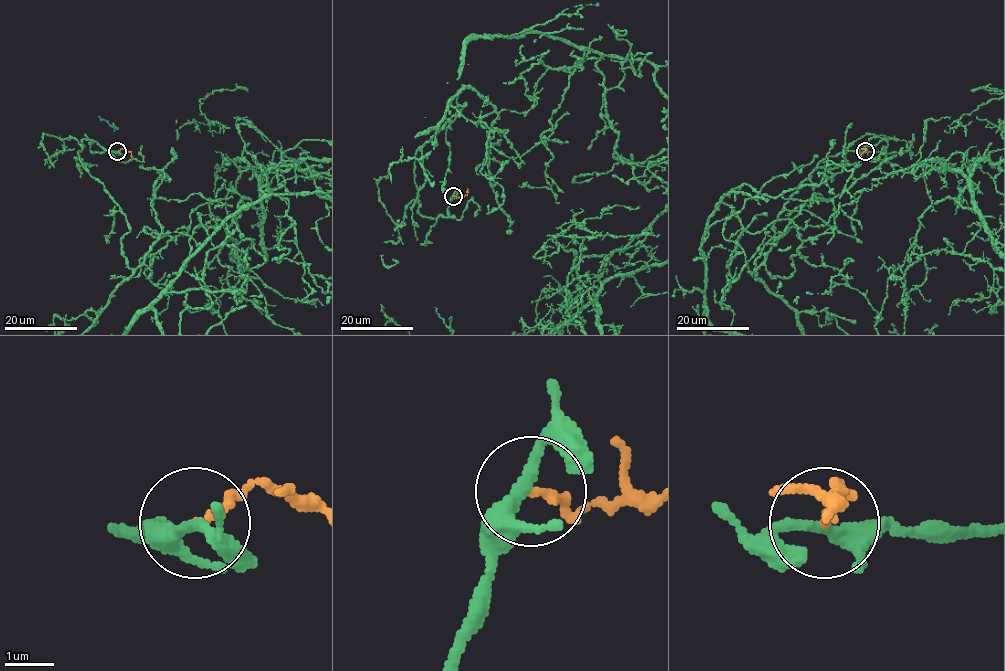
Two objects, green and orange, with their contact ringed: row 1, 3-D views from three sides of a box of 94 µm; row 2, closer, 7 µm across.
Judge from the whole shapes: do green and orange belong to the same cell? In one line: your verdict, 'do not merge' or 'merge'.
do not merge

